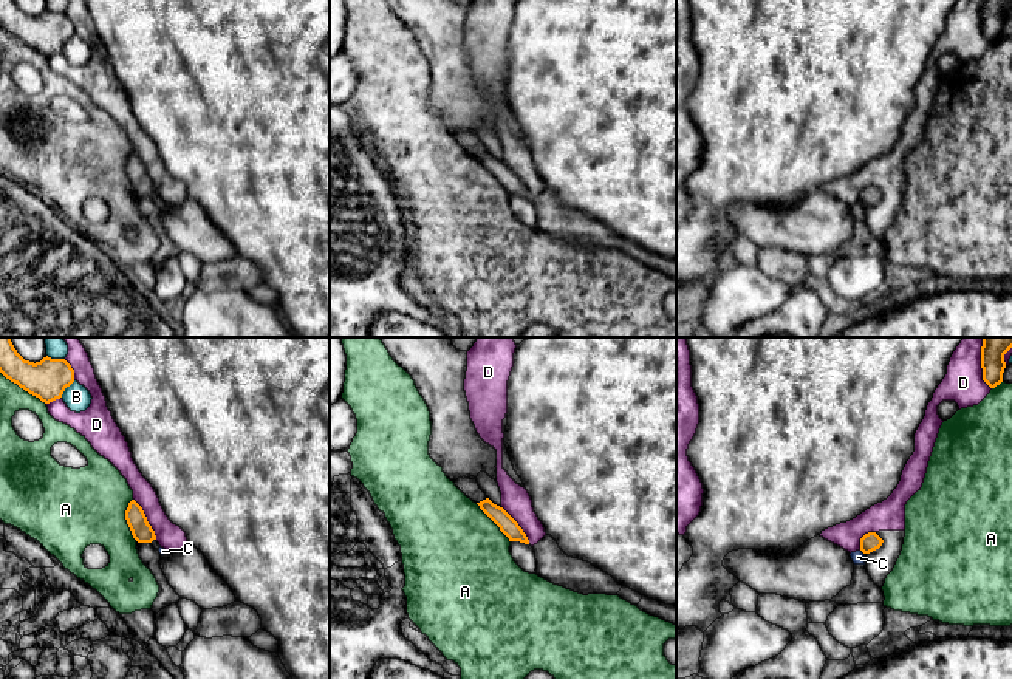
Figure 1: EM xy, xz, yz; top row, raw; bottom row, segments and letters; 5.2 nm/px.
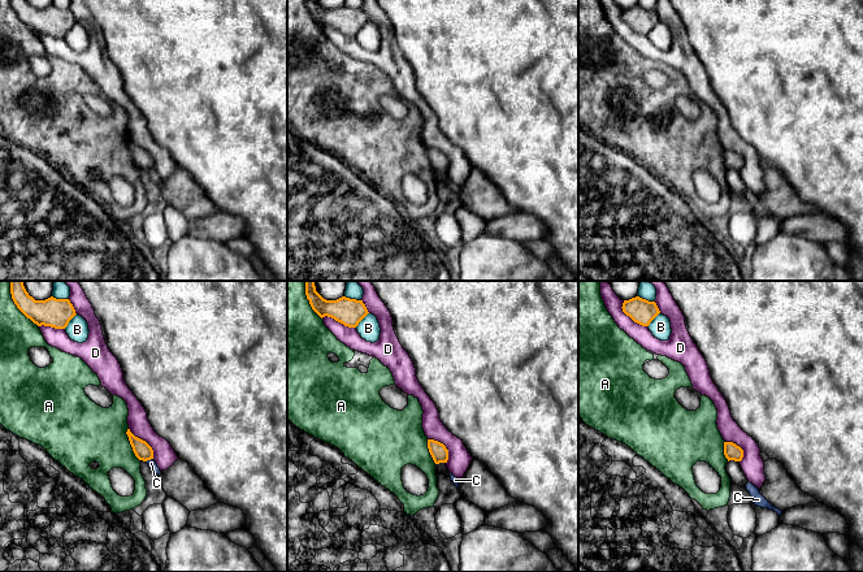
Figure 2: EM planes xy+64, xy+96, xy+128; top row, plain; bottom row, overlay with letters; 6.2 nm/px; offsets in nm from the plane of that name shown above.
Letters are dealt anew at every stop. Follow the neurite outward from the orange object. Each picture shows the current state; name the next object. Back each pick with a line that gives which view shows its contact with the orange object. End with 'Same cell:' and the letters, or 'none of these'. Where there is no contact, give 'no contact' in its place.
Same cell: none of these

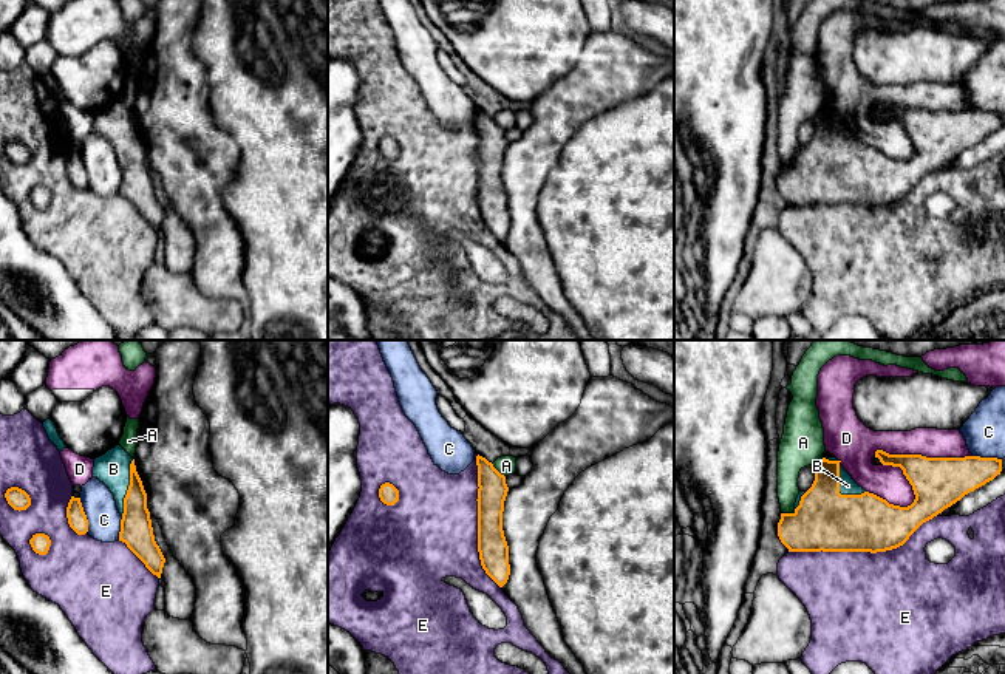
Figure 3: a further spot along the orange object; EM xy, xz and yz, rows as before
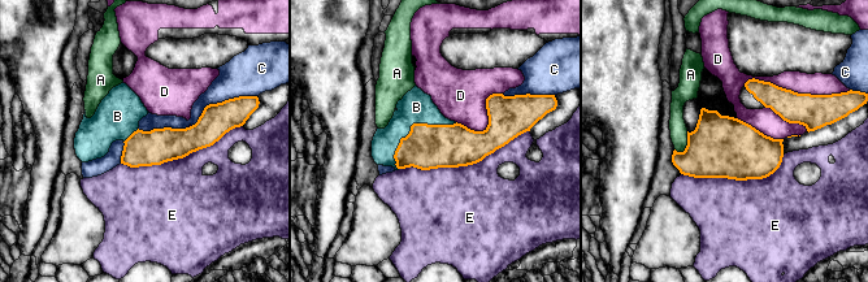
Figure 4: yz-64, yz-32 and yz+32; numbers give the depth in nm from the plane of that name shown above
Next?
B: contact in yz
Same cell: B

